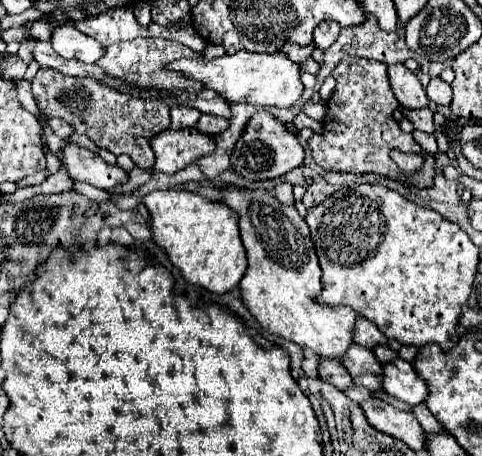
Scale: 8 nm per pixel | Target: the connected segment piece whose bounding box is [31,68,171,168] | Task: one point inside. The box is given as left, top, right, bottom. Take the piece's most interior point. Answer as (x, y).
(123, 125)

